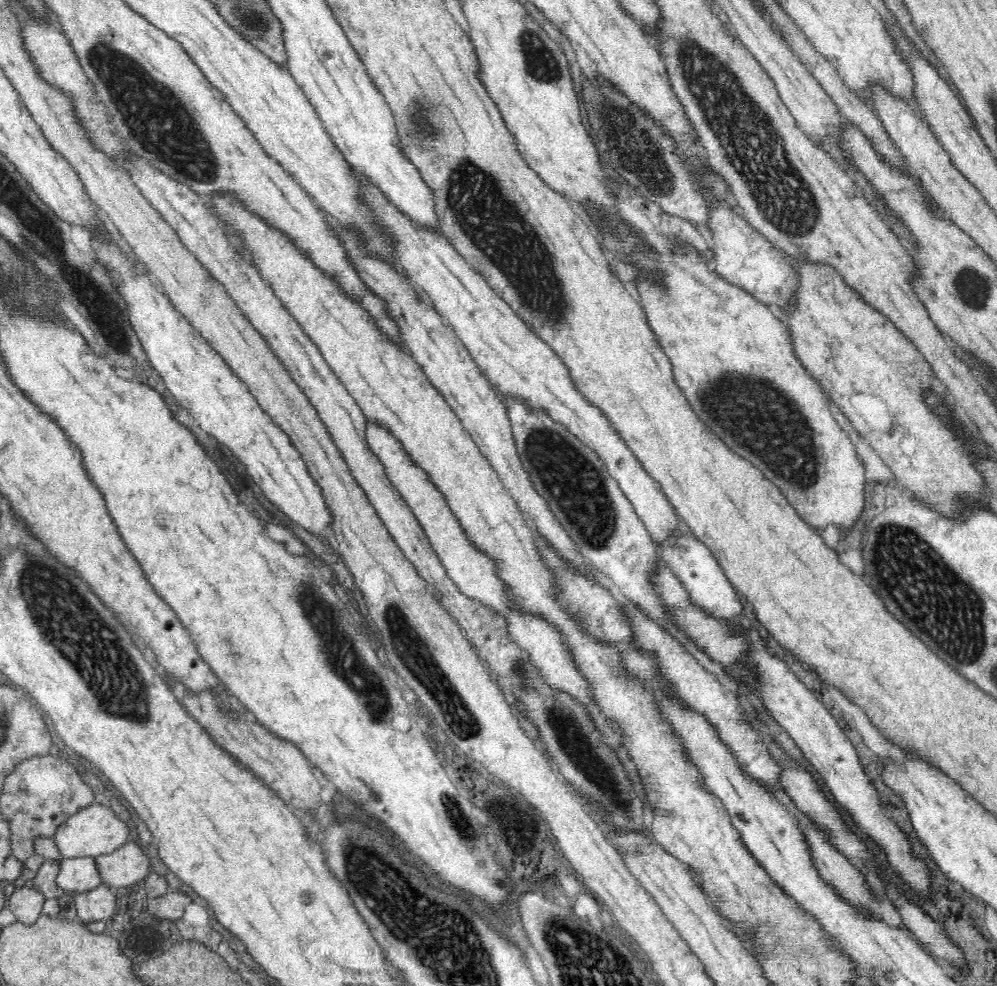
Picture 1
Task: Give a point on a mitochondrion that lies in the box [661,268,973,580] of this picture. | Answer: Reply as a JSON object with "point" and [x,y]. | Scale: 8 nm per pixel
{"point":[773,429]}

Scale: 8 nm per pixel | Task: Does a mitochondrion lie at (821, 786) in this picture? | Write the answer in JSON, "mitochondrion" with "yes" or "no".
{"mitochondrion":"no"}

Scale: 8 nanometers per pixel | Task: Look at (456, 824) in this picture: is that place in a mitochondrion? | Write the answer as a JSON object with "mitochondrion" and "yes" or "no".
{"mitochondrion":"yes"}

